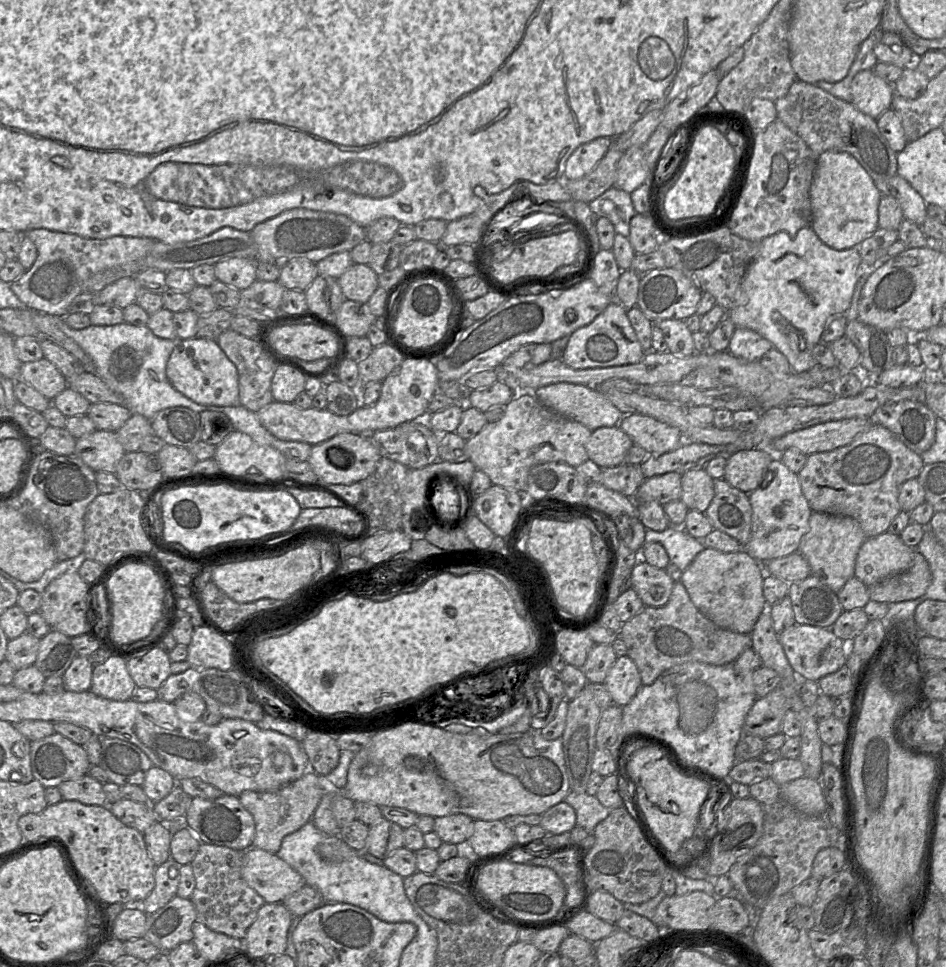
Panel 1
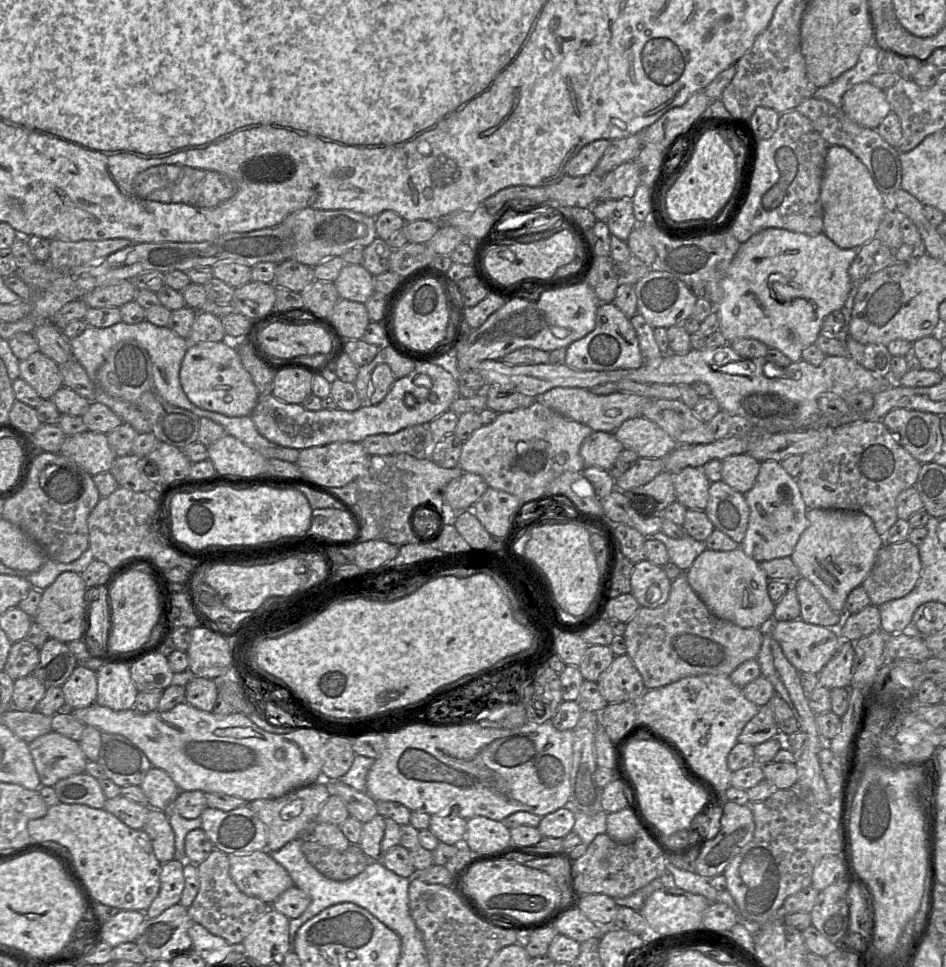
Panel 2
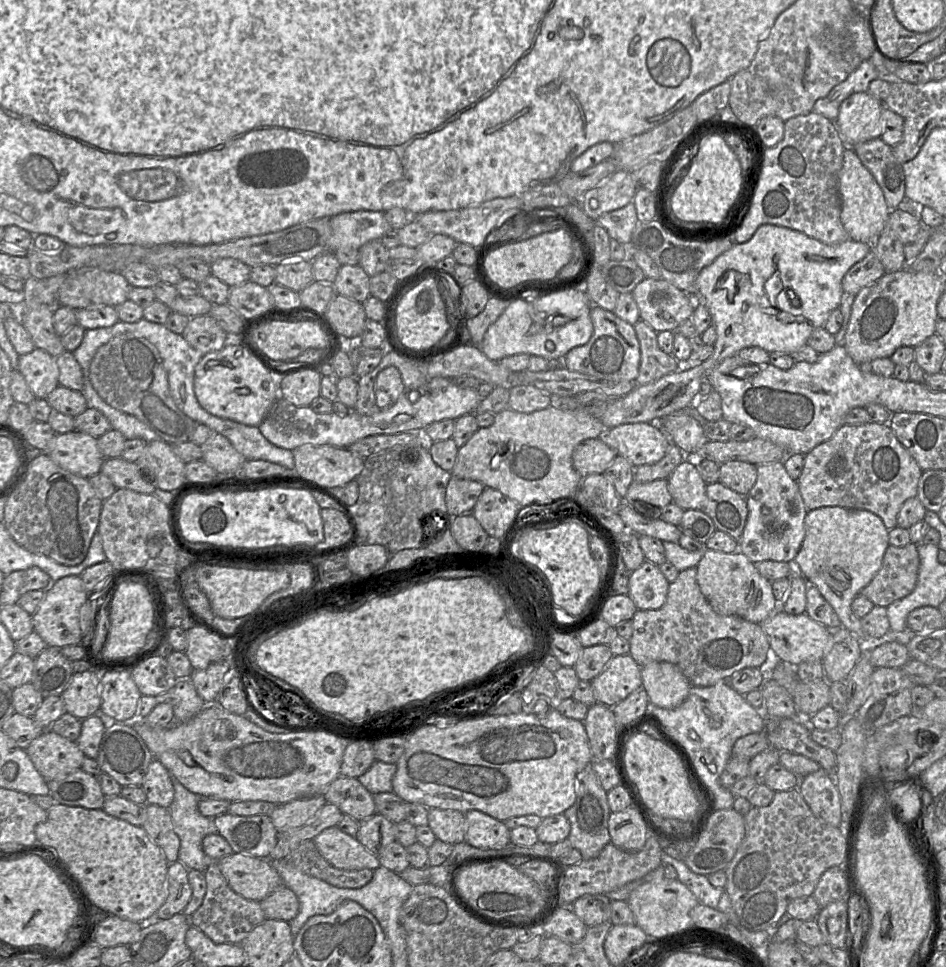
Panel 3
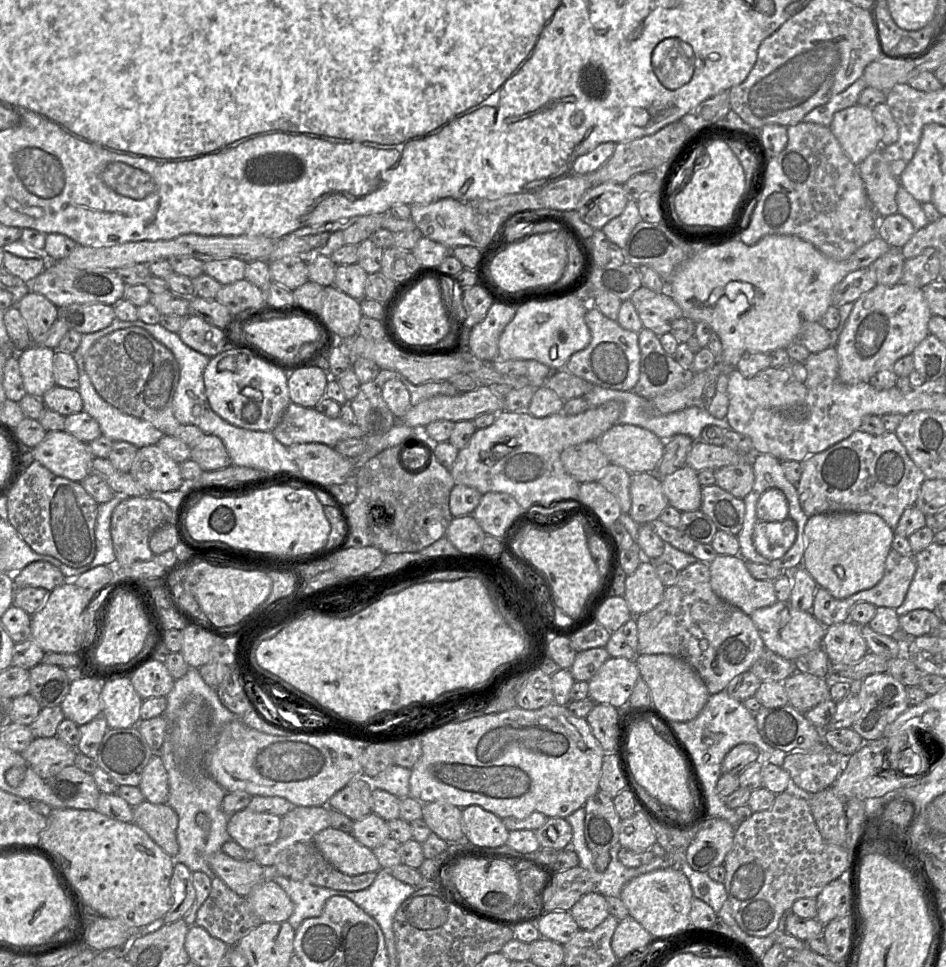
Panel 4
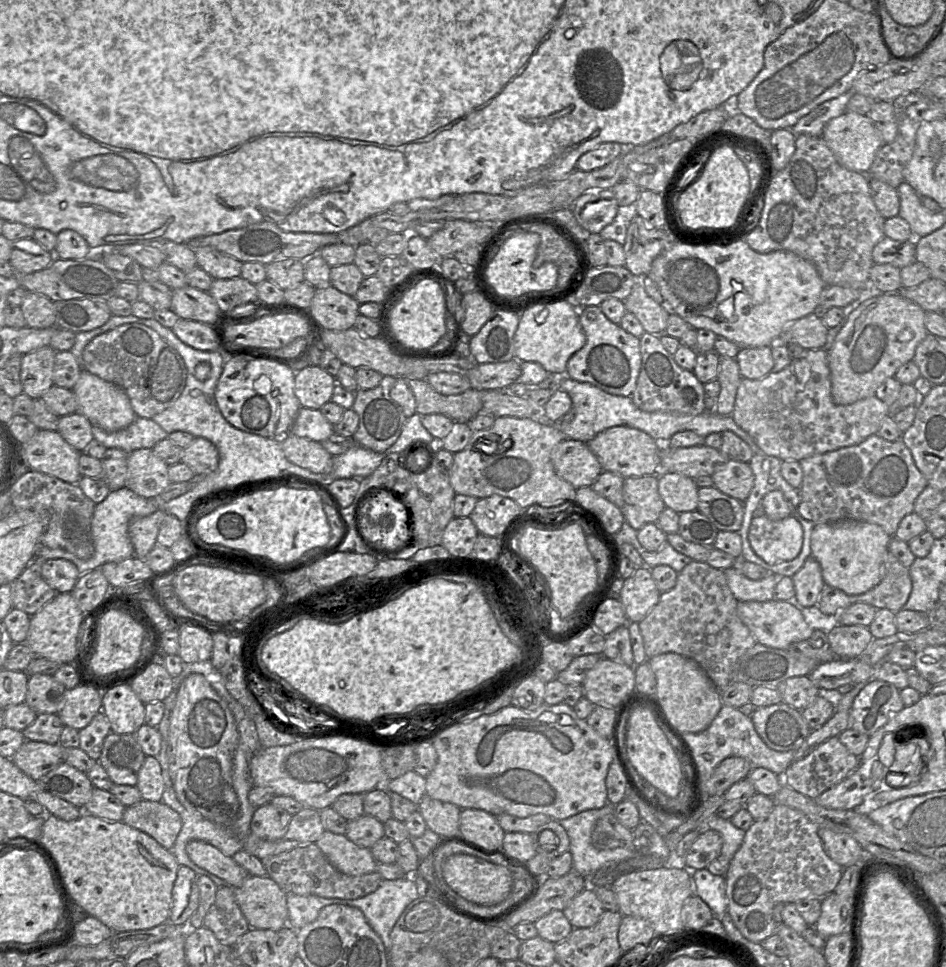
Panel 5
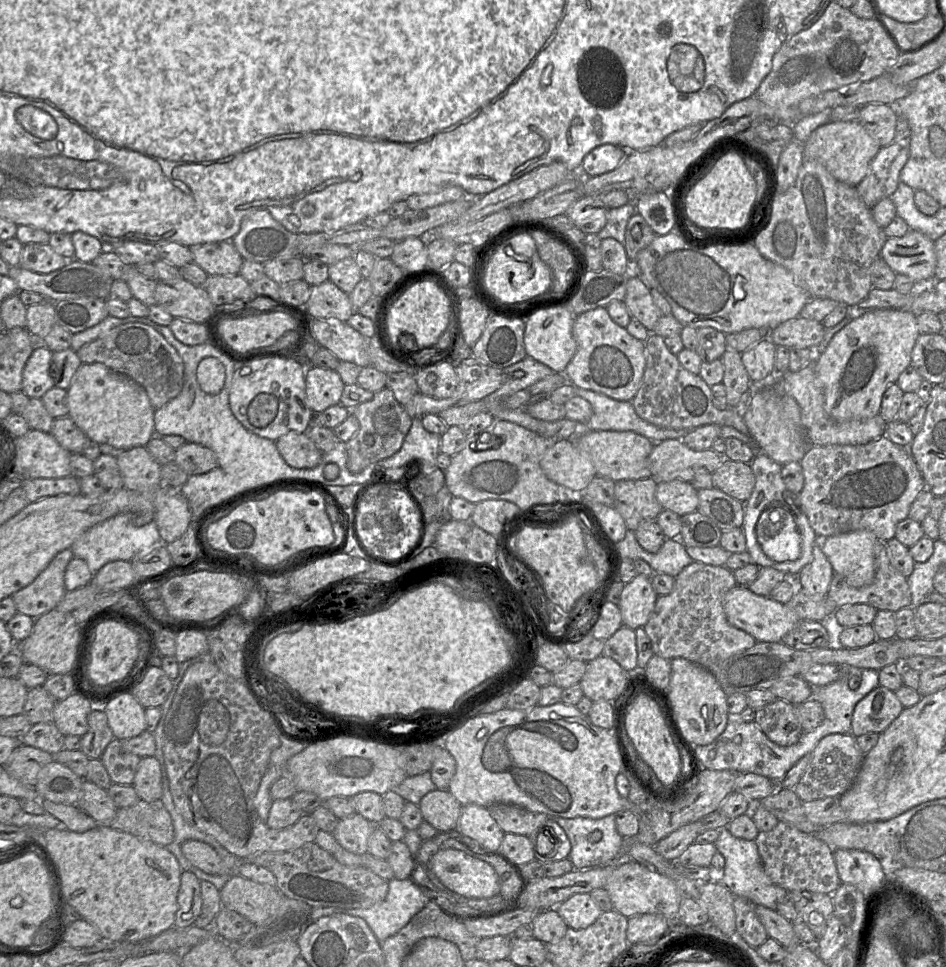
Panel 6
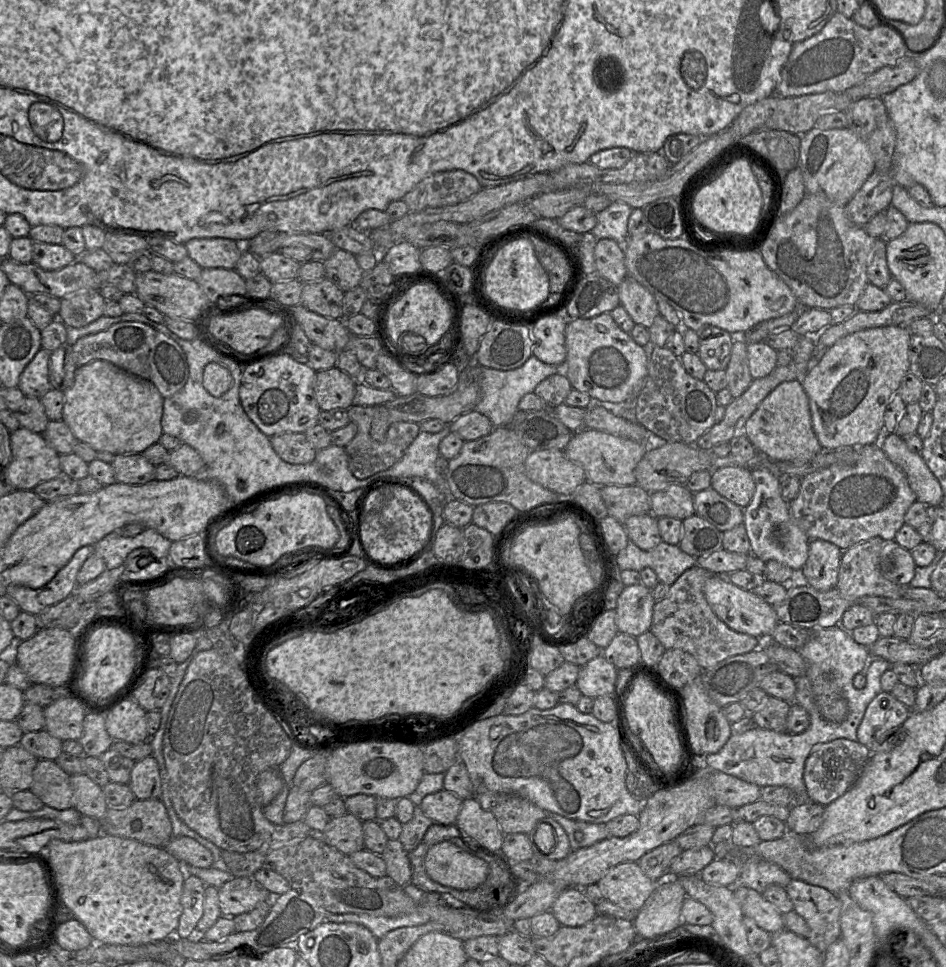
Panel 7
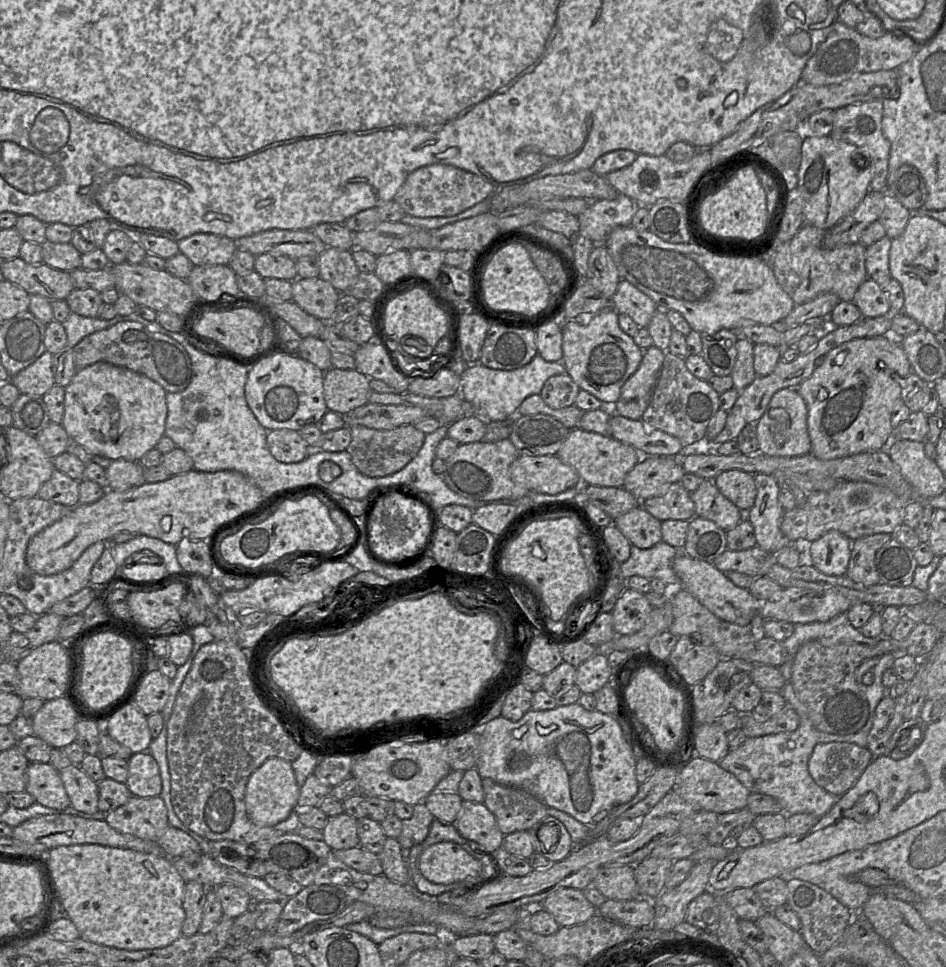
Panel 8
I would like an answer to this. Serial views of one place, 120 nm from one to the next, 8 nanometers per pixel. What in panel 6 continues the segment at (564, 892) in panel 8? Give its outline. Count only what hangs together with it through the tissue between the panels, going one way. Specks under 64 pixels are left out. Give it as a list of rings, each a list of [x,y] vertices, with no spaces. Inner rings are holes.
[[[589,893],[571,896],[556,907],[559,915],[569,928],[585,929],[593,924],[602,911]]]

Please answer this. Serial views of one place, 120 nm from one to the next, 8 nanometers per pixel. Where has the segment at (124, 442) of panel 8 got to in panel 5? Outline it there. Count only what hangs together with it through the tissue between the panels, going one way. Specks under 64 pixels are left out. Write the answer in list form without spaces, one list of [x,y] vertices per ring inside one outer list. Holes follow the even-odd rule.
[[[83,369],[72,391],[77,412],[86,417],[92,427],[116,432],[129,426],[138,417],[122,388]]]

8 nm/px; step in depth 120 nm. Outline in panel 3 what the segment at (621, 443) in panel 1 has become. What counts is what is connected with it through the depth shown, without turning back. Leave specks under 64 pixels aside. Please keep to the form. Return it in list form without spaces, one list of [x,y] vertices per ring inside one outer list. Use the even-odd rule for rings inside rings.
[[[601,438],[586,439],[574,448],[572,464],[582,477],[601,474],[605,472],[616,455],[616,452]]]

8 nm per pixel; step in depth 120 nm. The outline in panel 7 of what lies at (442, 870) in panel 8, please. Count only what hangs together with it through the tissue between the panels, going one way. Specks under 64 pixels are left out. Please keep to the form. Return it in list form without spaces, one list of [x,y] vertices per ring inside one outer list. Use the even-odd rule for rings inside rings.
[[[451,841],[432,845],[421,856],[421,865],[435,882],[457,890],[470,890],[487,876],[487,864]]]

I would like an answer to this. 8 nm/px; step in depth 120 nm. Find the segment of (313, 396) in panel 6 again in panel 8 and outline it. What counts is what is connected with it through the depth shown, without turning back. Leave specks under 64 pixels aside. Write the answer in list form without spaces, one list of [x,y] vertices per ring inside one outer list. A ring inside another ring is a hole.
[[[331,367],[324,374],[323,396],[329,411],[348,415],[367,404],[371,393],[370,379],[357,369]]]

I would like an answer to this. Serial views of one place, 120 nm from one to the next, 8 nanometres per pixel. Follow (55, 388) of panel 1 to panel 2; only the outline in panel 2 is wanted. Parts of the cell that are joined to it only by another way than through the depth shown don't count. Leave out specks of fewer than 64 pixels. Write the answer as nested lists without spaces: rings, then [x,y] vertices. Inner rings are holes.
[[[40,351],[19,363],[20,378],[28,383],[42,400],[51,399],[63,387],[59,365]]]

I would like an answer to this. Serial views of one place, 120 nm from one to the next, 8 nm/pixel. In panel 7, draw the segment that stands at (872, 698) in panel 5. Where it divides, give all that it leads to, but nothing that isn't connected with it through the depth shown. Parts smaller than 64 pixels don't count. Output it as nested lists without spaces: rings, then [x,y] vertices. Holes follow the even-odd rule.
[[[880,691],[868,704],[857,728],[857,741],[870,747],[885,731],[900,726],[912,710],[899,702],[890,692]]]

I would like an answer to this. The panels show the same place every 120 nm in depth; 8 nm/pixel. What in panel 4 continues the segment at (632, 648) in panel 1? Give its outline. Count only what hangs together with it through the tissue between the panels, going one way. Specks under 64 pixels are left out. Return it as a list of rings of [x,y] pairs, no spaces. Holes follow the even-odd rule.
[[[699,560],[679,571],[676,583],[665,588],[662,601],[635,619],[638,630],[638,653],[668,654],[686,661],[699,674],[710,695],[725,690],[734,677],[750,671],[766,649],[750,616],[714,593],[710,584],[709,563]]]

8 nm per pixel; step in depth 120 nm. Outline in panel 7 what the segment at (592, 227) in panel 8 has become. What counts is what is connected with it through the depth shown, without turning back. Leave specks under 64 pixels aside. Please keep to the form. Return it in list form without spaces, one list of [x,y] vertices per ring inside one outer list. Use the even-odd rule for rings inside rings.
[[[613,202],[596,214],[597,223],[591,233],[598,239],[612,239],[619,244],[627,240],[628,219],[633,208],[623,202]]]

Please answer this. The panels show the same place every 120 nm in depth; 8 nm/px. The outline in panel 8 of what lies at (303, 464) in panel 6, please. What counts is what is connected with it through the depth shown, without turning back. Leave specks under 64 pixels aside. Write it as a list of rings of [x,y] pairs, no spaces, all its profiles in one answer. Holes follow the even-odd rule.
[[[291,429],[268,431],[267,443],[273,457],[282,463],[301,462],[312,451],[299,431]]]

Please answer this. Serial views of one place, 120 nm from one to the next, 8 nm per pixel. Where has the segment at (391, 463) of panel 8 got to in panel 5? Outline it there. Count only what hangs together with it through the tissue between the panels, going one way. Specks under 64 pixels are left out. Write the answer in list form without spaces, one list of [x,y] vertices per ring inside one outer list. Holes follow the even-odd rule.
[[[384,376],[375,388],[358,389],[355,392],[352,410],[359,417],[359,425],[353,435],[354,443],[374,452],[383,453],[397,441],[407,418],[400,406],[390,396],[390,390],[396,382],[396,377]]]

